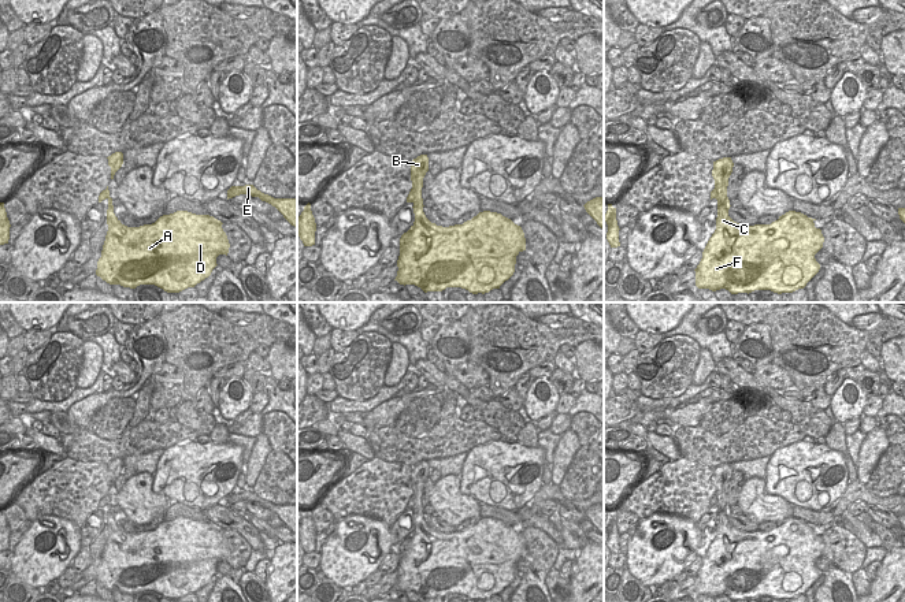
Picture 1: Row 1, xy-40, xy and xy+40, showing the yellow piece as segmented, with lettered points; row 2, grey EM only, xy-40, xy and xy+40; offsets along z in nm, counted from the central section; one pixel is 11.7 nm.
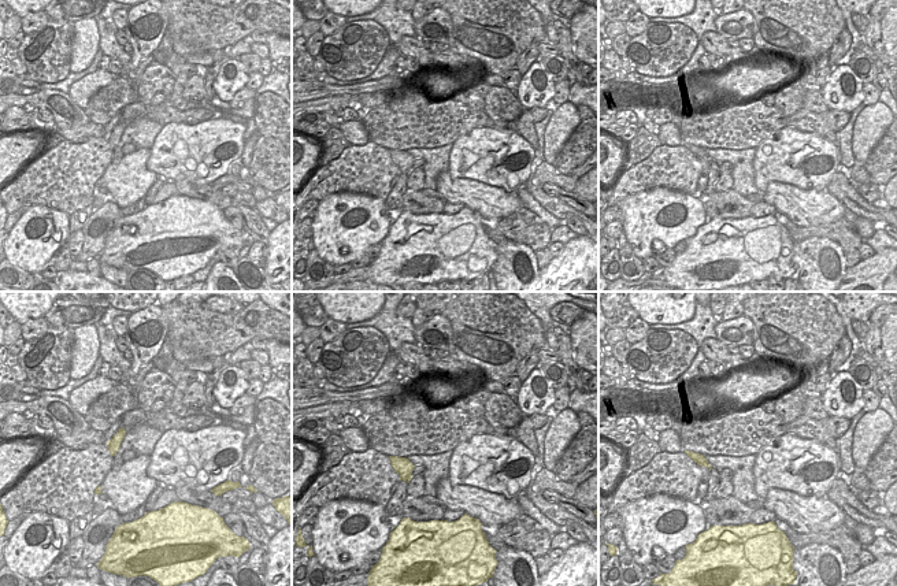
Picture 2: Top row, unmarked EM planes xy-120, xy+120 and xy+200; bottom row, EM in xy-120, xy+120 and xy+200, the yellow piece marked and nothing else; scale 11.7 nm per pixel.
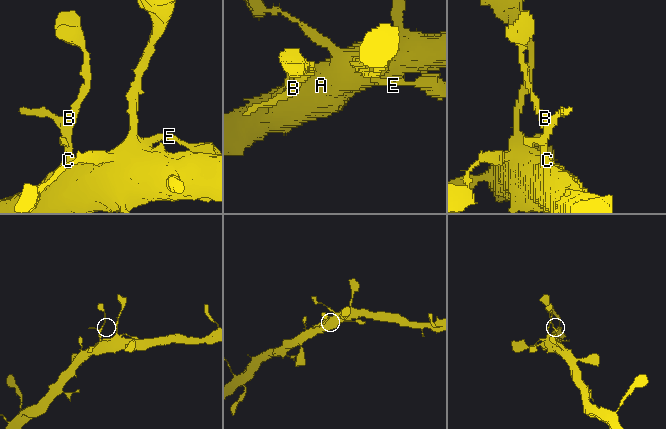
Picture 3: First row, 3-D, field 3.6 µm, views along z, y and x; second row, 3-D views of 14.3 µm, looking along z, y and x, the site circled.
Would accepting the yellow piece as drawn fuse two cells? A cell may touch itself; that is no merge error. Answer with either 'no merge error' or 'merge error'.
no merge error

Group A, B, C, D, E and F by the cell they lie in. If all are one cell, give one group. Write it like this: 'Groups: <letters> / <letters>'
Groups: A B C D E F.

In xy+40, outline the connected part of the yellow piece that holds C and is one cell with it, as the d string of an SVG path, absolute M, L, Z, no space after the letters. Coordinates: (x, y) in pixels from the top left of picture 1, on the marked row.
M731 157L713 161L712 176L715 189L711 200L717 200L716 230L709 238L696 271L696 286L712 291L726 289L731 294L771 290L774 293L793 293L804 289L819 272L820 264L815 254L823 248L824 237L815 220L795 211L789 211L771 224L743 226L728 216L727 197L728 178L734 163Z

